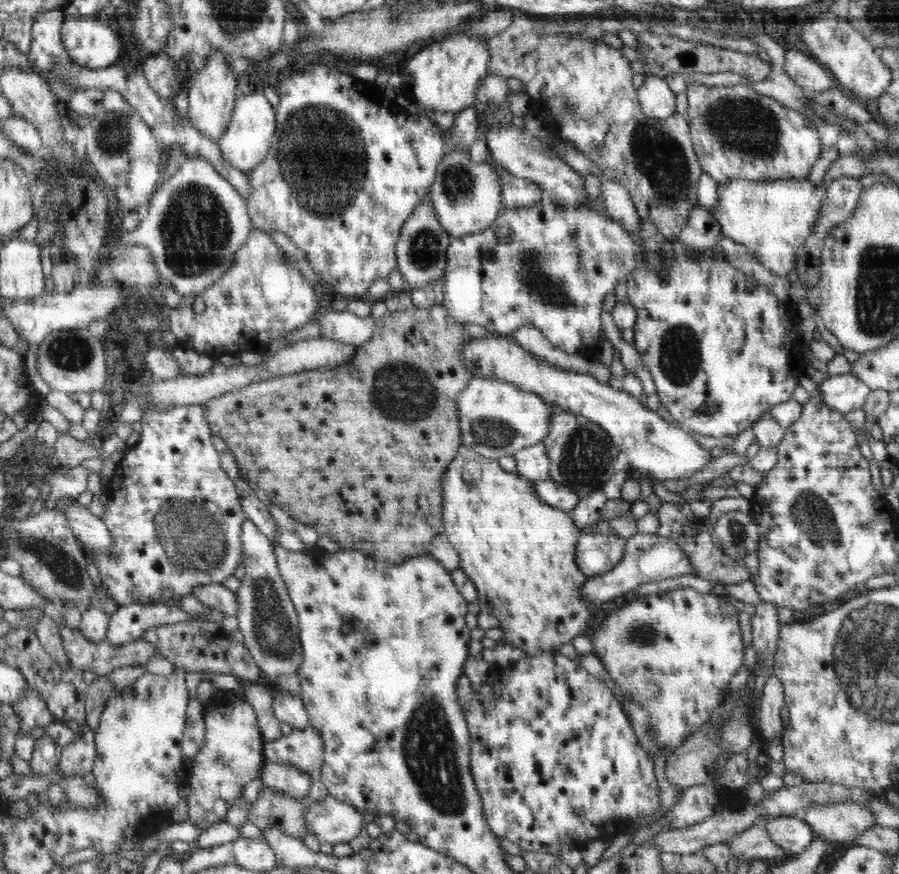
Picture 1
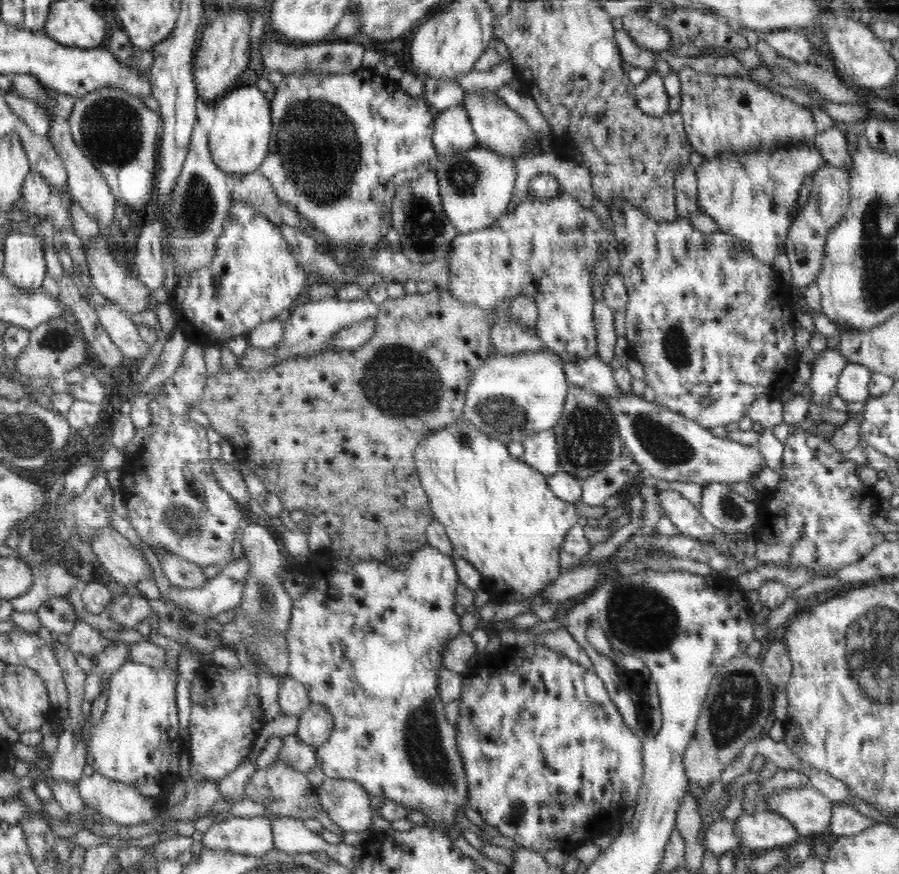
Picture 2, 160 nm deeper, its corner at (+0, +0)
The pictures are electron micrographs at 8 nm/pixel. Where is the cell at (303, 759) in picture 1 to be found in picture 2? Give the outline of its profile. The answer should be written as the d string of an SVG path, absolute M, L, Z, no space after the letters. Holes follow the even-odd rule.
M311 702L310 706L298 717L300 720L295 733L298 741L302 740L318 748L328 740L334 728L332 713L328 713L324 707Z

